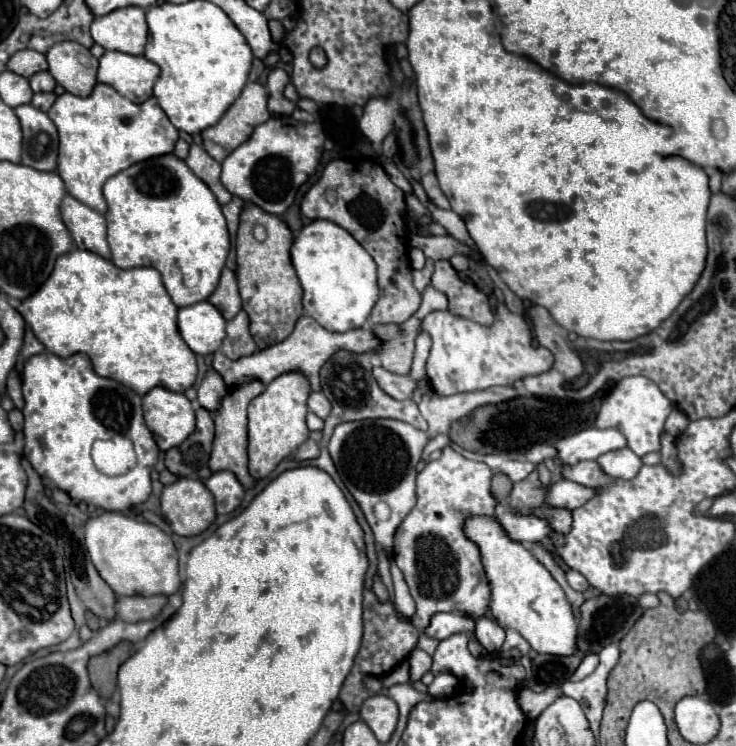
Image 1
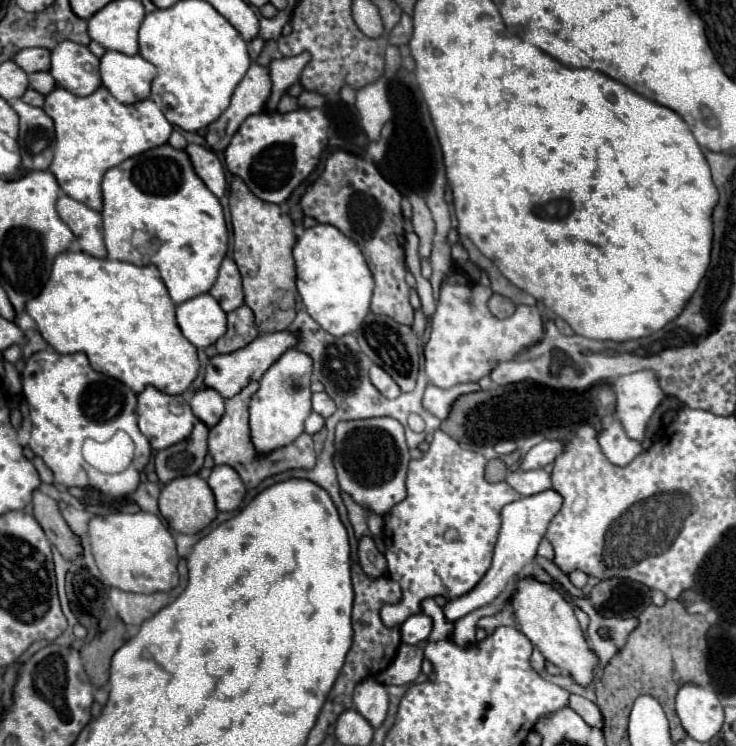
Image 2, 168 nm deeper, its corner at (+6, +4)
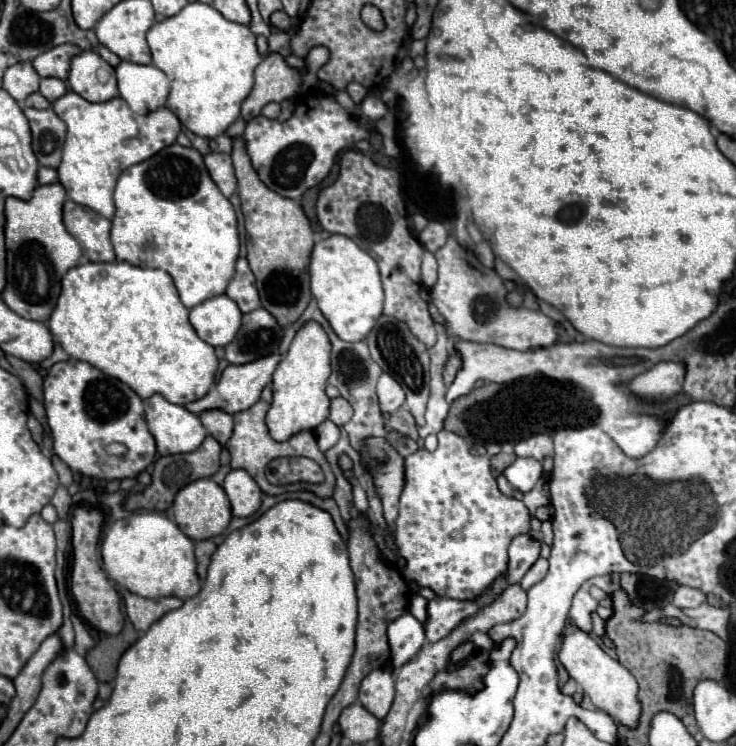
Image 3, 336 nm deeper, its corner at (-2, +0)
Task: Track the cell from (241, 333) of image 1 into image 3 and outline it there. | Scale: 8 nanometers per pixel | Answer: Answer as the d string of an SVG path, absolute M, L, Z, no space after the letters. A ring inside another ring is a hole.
M265 310L243 314L243 324L231 344L225 346L225 356L231 364L247 364L277 352L283 338L283 328Z

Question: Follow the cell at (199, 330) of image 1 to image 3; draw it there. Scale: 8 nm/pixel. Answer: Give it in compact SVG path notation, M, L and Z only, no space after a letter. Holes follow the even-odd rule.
M227 294L209 298L189 312L195 332L211 346L227 346L241 326L241 316L239 306Z

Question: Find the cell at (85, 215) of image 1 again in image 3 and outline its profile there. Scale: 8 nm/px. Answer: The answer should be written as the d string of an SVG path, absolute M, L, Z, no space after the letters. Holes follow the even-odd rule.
M67 200L63 208L63 224L67 232L77 242L81 242L79 246L83 248L83 254L91 262L113 262L115 260L115 252L109 240L111 222L107 218L103 218L101 214L93 212L87 206Z

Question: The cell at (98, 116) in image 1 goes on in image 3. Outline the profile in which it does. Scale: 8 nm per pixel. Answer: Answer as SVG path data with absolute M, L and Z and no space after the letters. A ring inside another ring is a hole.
M67 92L53 102L53 110L67 124L67 140L63 146L63 162L57 168L59 182L67 190L69 200L95 210L105 218L113 218L113 190L119 174L145 158L151 158L165 146L171 146L181 130L177 116L159 108L147 116L135 114L123 98L113 98L107 102L87 102L77 92Z

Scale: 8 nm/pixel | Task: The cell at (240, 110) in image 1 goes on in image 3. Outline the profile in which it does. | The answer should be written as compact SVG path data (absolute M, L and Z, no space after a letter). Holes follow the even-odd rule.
M267 54L261 60L261 64L255 68L255 86L253 86L249 98L241 106L241 116L245 120L251 120L251 118L261 114L261 108L265 104L269 104L269 102L283 102L283 100L295 98L299 94L299 88L301 88L301 78L303 78L303 72L291 68L281 54Z

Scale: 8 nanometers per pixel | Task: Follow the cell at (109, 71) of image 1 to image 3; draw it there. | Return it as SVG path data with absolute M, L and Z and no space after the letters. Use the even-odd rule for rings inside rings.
M121 62L117 66L117 82L119 82L119 96L129 104L129 108L135 114L149 114L153 110L163 108L171 92L167 76L153 64L143 66L143 64L133 64L133 62Z

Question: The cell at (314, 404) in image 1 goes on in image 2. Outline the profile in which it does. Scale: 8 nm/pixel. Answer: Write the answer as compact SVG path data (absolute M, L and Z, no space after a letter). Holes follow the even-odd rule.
M317 392L311 396L311 404L313 404L313 410L317 414L321 414L323 418L329 418L333 412L335 412L335 402L325 394L325 392Z

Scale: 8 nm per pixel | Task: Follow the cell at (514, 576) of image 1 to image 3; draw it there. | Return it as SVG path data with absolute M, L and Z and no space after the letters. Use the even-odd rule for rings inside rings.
M573 630L563 638L561 650L559 650L559 660L565 666L565 670L569 672L569 676L583 688L583 692L591 698L591 702L603 710L605 714L609 714L615 722L623 724L623 726L637 726L639 716L641 716L641 702L637 698L639 692L639 684L635 680L635 676L621 666L615 658L611 658L607 652L603 652L603 648L583 630Z

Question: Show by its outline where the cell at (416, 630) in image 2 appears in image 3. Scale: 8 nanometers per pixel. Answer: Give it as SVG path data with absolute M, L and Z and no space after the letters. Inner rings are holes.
M405 612L387 626L387 638L391 648L391 666L399 668L409 662L425 644L423 624Z

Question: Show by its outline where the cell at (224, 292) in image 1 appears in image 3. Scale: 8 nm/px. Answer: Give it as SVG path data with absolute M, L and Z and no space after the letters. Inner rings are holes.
M245 258L237 260L237 272L227 286L227 296L239 304L241 312L251 312L261 308L259 296L255 304L255 276Z

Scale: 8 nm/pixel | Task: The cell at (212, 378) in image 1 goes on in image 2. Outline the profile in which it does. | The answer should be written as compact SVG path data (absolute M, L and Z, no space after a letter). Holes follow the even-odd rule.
M201 388L191 396L191 410L193 414L205 422L207 426L215 426L223 416L223 396L213 388Z

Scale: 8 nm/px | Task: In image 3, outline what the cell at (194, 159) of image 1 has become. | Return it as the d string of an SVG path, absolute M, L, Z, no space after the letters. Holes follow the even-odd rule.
M211 152L205 156L205 166L213 178L213 182L219 186L219 190L225 196L231 196L237 188L237 178L231 162L231 154L223 152Z

